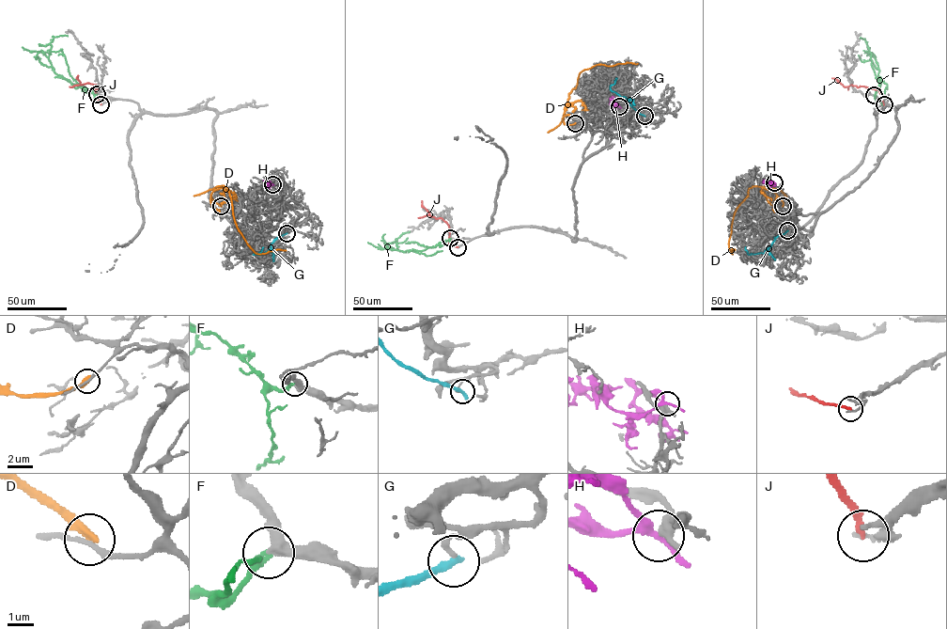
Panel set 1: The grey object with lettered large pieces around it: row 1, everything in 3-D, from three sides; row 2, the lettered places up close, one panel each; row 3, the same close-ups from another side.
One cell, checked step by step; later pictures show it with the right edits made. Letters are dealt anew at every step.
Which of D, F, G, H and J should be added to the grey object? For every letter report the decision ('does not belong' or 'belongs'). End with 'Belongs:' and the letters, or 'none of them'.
D: does not belong
F: belongs
G: does not belong
H: does not belong
J: does not belong
Belongs: F

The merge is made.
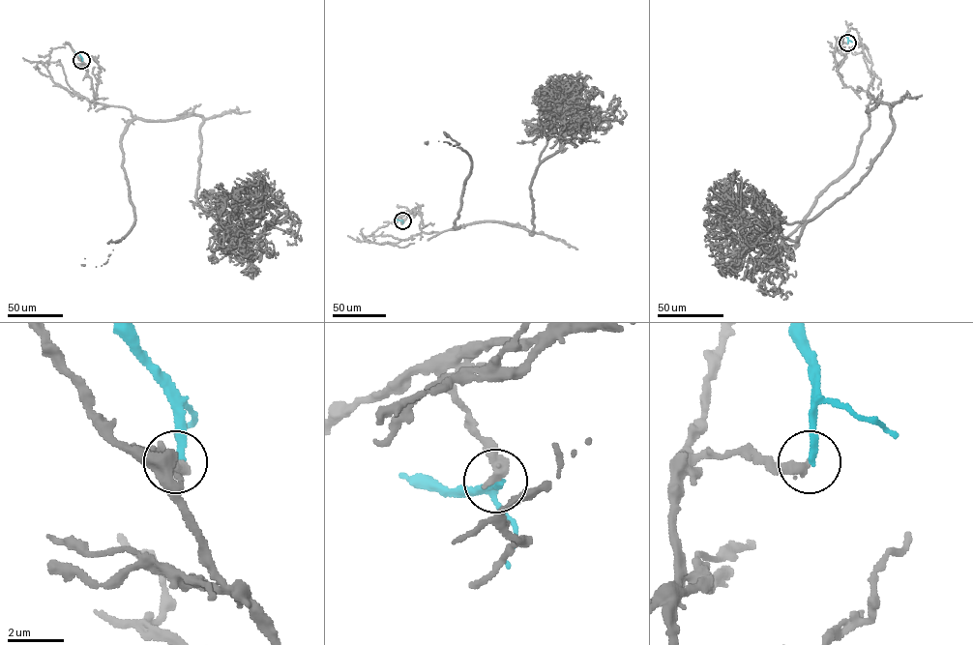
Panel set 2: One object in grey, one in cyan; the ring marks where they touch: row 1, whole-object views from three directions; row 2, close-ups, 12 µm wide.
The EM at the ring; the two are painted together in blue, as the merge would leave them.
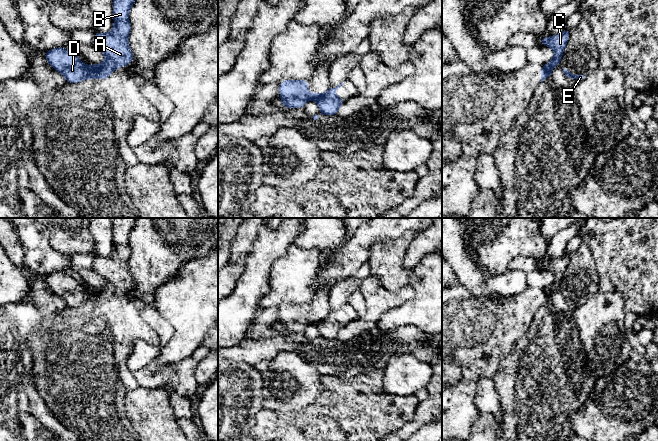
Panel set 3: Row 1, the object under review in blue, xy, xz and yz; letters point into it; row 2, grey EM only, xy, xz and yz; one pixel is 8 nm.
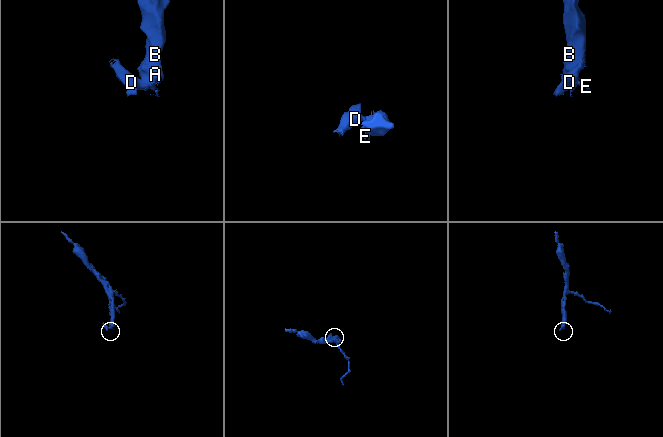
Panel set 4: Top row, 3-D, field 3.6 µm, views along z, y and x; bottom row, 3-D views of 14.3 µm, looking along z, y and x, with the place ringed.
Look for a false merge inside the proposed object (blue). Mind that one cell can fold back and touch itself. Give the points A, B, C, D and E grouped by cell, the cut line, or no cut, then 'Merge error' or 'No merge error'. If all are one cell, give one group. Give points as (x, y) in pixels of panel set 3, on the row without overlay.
Groups: A B C E / D. Split along xy (89, 289), (96, 298), (95, 302). Merge error

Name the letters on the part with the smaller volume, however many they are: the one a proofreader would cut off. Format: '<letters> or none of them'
D

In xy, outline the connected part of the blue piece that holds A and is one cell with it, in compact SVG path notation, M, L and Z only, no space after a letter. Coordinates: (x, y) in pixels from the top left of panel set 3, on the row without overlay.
M137 218L112 219L114 250L109 257L96 256L93 261L92 268L104 278L105 284L99 289L89 289L97 298L90 303L107 304L113 295L134 285L128 266L131 255L129 236Z

